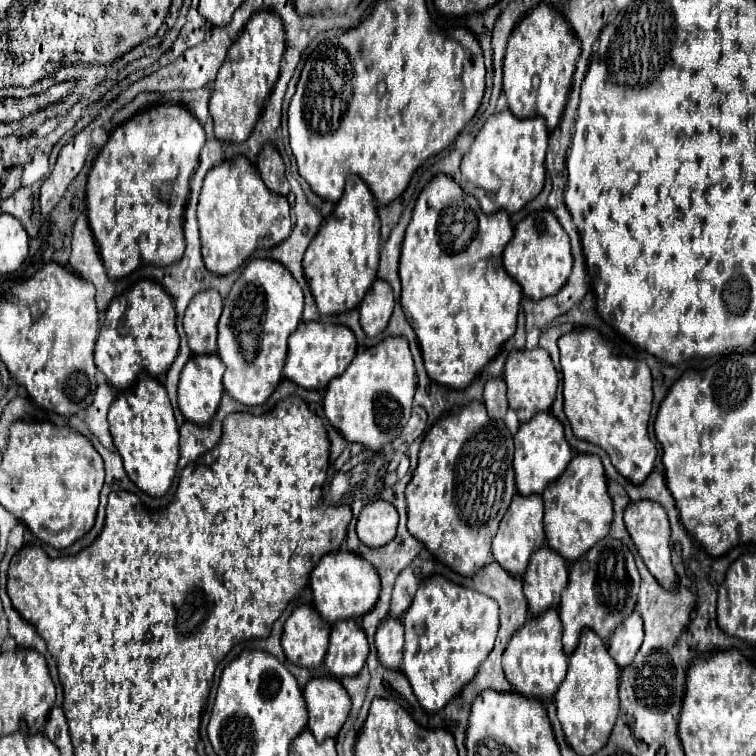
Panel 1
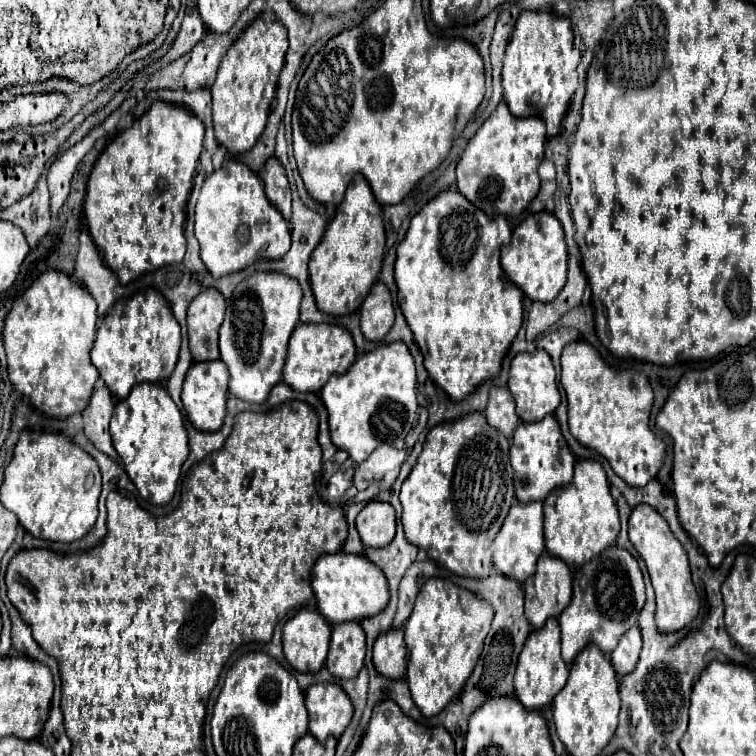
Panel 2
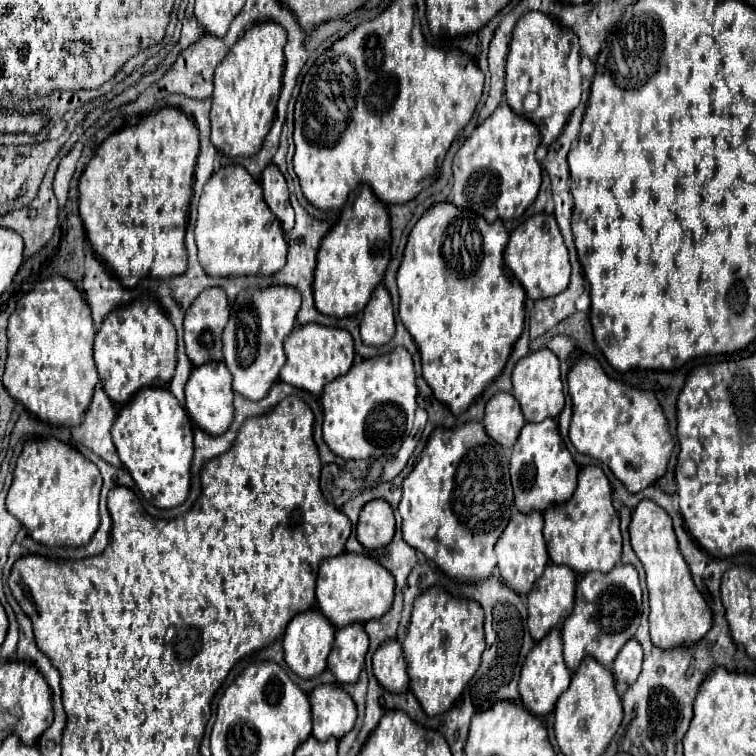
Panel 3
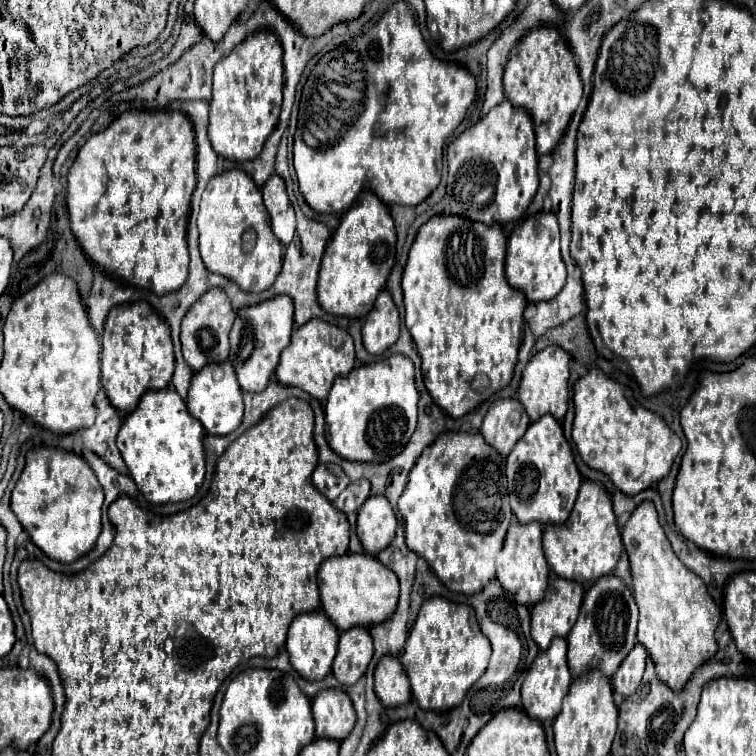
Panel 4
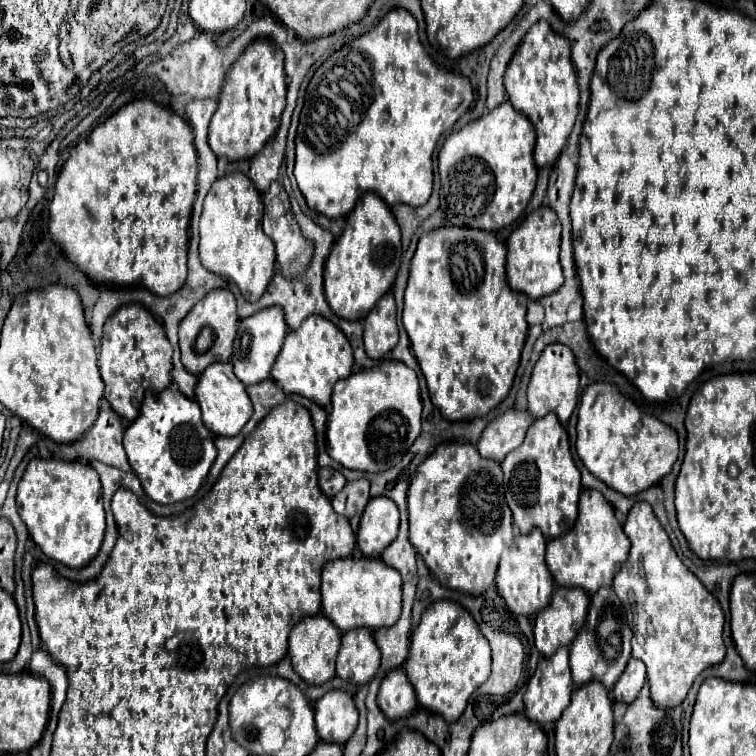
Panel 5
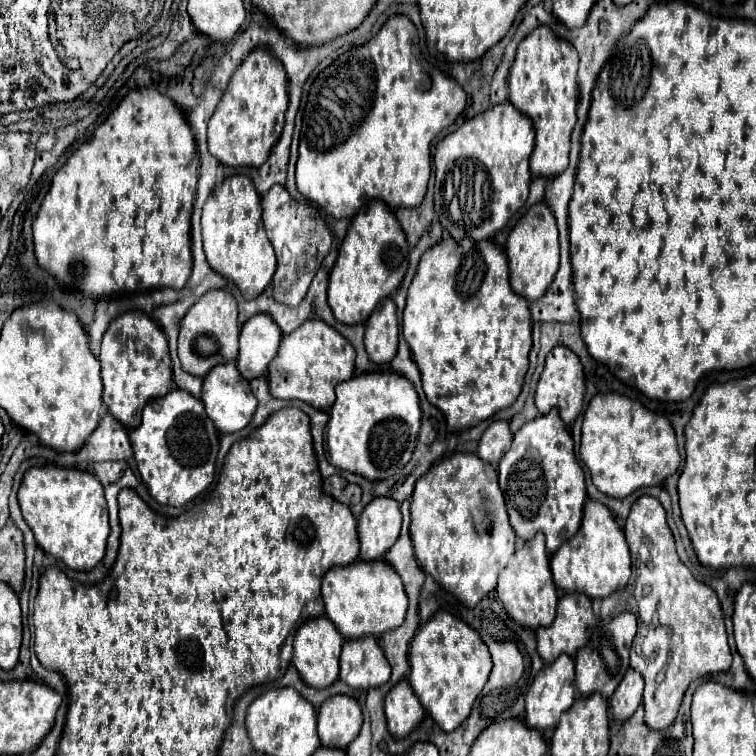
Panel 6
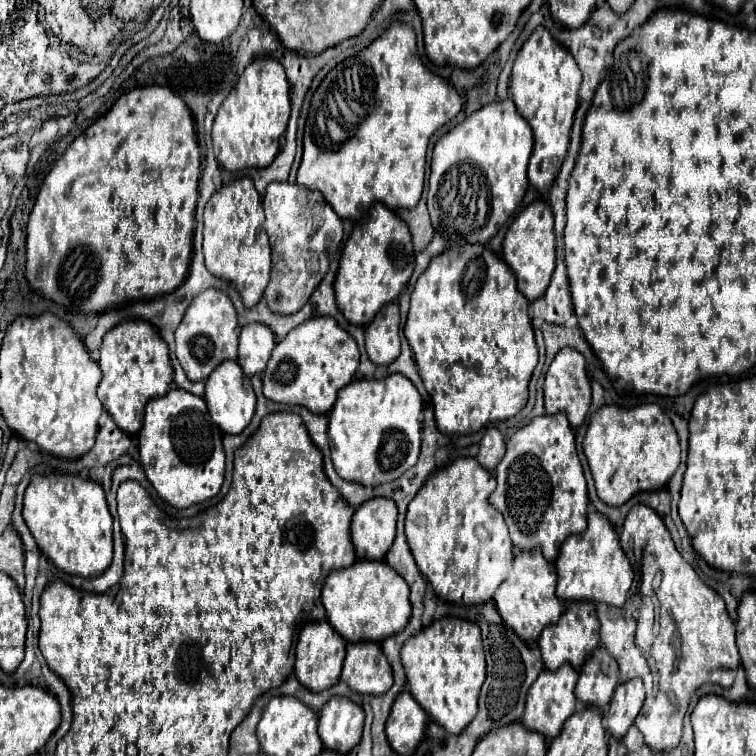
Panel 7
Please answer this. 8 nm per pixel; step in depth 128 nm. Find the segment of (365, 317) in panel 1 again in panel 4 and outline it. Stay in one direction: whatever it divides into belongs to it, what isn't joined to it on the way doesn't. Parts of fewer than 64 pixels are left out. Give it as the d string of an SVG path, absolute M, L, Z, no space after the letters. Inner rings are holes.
M382 290L374 302L374 308L368 312L364 324L362 324L362 340L364 348L370 354L382 354L398 340L398 310L392 302L392 296L388 290Z

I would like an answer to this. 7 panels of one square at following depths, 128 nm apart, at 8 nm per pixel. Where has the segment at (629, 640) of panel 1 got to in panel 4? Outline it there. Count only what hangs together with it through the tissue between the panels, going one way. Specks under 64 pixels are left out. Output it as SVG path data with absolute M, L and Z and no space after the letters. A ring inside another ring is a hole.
M636 642L612 678L616 692L620 692L622 696L632 696L636 692L644 674L646 656L646 648L640 642Z

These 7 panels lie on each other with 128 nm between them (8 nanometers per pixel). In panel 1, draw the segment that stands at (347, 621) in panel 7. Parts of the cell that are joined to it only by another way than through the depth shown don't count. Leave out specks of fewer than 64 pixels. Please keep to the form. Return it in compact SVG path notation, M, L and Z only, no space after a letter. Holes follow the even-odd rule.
M330 552L320 558L310 574L310 588L314 596L314 608L328 624L342 618L360 618L370 612L380 594L380 578L372 564L354 552Z

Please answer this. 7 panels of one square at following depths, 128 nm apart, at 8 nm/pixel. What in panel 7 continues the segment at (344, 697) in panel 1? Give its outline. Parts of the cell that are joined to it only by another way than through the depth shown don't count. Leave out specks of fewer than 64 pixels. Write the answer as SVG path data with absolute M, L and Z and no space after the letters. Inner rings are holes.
M336 696L328 700L320 710L318 734L324 742L324 748L348 754L360 742L362 724L364 710L350 698Z

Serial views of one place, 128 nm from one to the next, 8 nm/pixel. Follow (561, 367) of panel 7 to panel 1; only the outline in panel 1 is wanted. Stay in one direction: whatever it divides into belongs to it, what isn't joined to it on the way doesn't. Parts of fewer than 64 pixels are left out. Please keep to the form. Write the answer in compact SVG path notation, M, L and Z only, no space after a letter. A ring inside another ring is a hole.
M534 348L510 352L504 366L504 380L508 386L508 406L518 414L520 422L528 422L536 412L550 410L558 388L558 374L546 350Z

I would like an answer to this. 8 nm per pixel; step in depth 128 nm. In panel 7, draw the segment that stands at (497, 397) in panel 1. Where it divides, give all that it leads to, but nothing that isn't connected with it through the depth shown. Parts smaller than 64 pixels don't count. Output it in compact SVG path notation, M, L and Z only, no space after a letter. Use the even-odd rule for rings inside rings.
M486 428L484 438L480 442L480 452L478 452L478 462L486 468L486 470L494 470L498 466L498 462L502 460L506 452L506 438L498 428Z

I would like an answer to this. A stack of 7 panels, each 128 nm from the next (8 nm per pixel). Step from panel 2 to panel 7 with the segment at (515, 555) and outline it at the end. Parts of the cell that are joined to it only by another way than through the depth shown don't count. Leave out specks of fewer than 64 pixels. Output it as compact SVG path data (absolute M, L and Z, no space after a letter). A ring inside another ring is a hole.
M540 548L532 550L520 550L514 556L510 578L506 578L500 588L494 594L496 608L502 616L502 620L526 642L538 640L540 632L548 624L556 624L560 620L560 614L564 610L562 602L556 598L556 568L552 562L548 562Z

